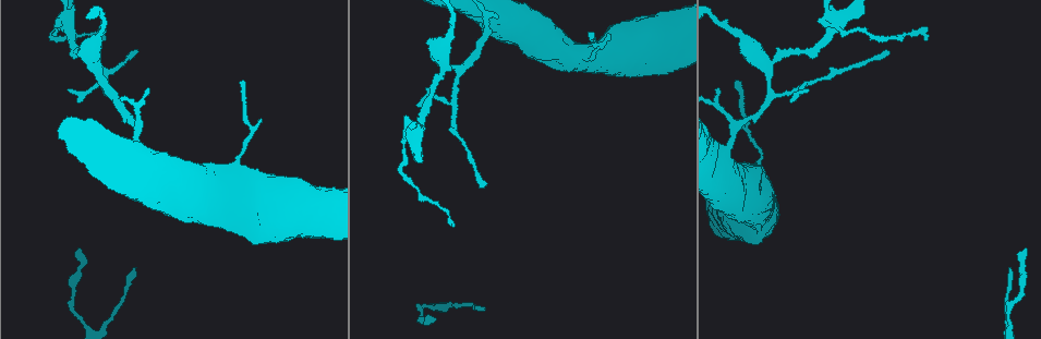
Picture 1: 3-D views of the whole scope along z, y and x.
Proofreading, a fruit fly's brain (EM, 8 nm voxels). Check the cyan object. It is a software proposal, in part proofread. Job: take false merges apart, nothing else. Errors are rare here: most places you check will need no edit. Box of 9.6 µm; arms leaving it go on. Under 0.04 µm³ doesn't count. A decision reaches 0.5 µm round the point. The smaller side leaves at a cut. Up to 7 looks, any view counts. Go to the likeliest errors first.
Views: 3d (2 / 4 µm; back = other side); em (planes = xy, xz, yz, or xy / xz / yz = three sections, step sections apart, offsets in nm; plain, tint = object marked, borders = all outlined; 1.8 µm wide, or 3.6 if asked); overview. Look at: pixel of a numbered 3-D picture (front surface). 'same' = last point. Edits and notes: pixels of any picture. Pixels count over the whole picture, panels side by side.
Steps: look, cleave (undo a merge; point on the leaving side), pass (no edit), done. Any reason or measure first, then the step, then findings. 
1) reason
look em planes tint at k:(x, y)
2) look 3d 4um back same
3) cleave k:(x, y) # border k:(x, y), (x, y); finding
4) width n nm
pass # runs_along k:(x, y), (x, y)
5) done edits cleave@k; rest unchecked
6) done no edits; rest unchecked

branch point
look em planes tint at 1:(771, 96)

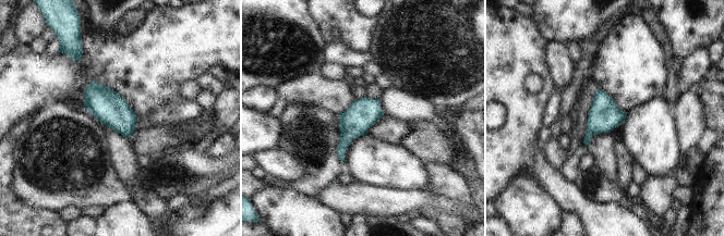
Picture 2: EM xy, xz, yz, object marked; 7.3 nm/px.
pass # continuous, no second neuron

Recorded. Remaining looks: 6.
thick turns thin
look em planes borders at 1:(143, 150)

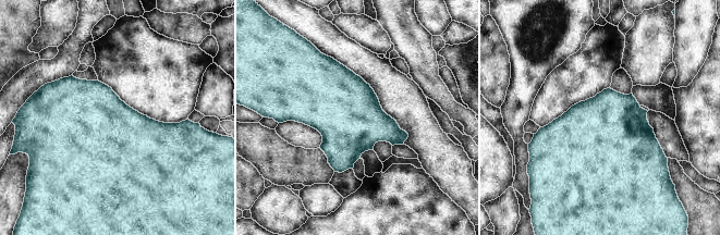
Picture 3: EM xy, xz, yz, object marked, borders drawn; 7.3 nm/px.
pass # all the same neuron

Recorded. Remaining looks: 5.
calibre changes
look em xy step 4 tint at 1:(742, 34)

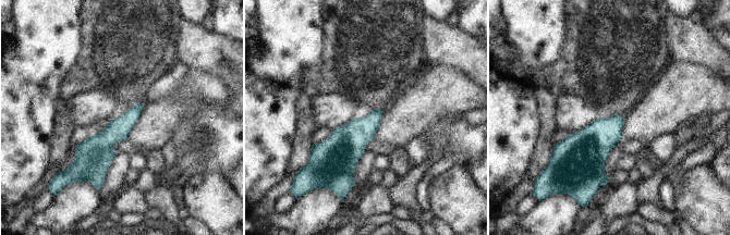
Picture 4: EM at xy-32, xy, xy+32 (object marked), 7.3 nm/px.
cut it another way
look em planes tint same

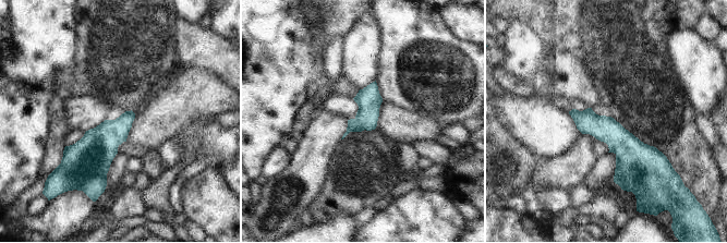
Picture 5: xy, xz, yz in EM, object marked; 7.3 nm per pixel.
width 180 nm
pass # one neuron here

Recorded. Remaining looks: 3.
done no edits; rest unchecked

